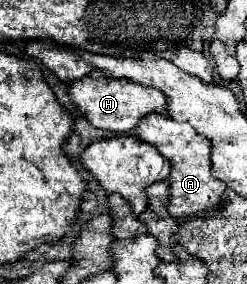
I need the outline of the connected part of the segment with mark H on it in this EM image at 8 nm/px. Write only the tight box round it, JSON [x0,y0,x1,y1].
[70,71,166,133]

